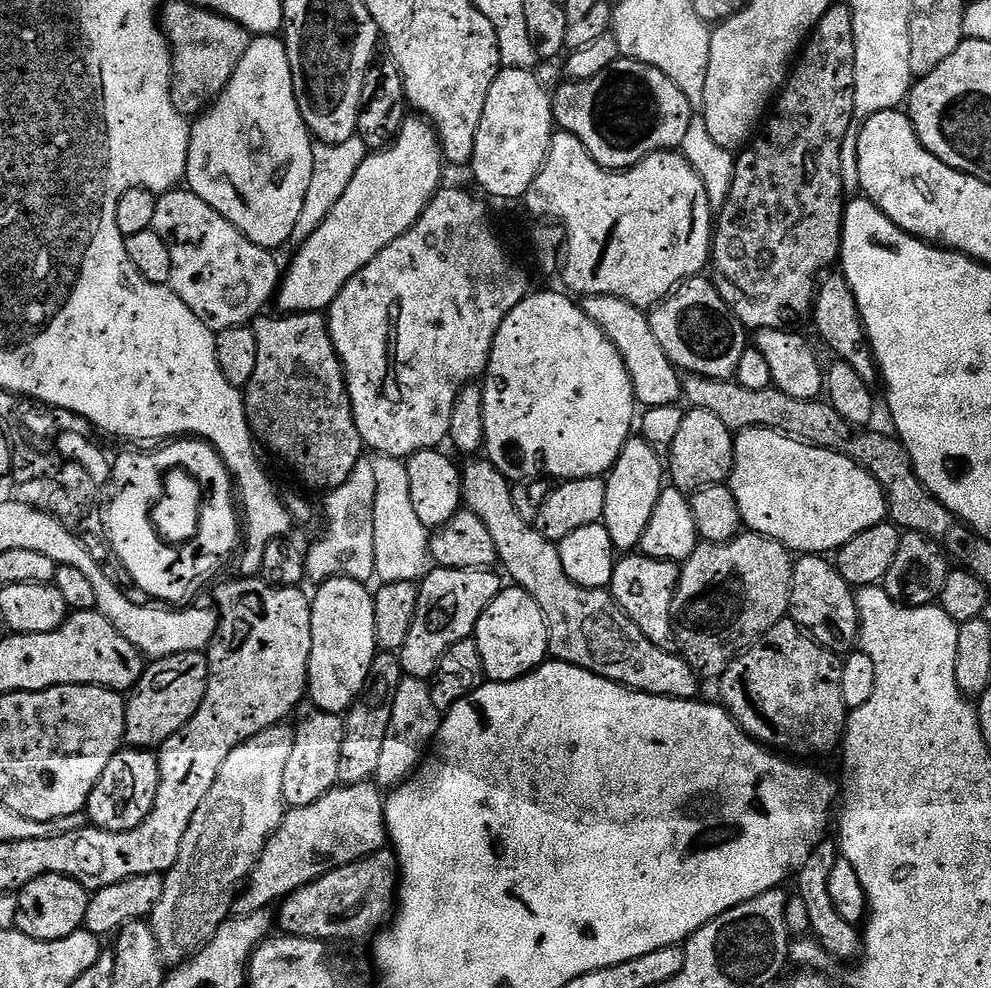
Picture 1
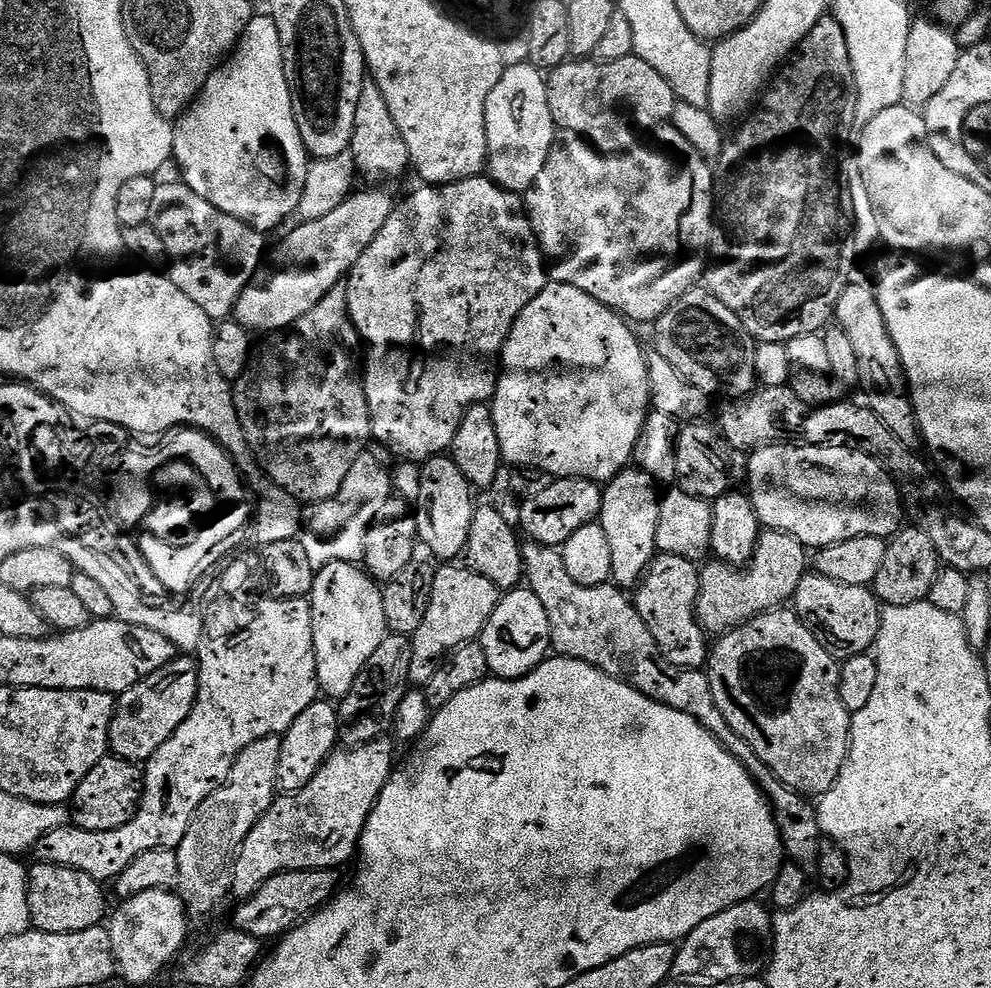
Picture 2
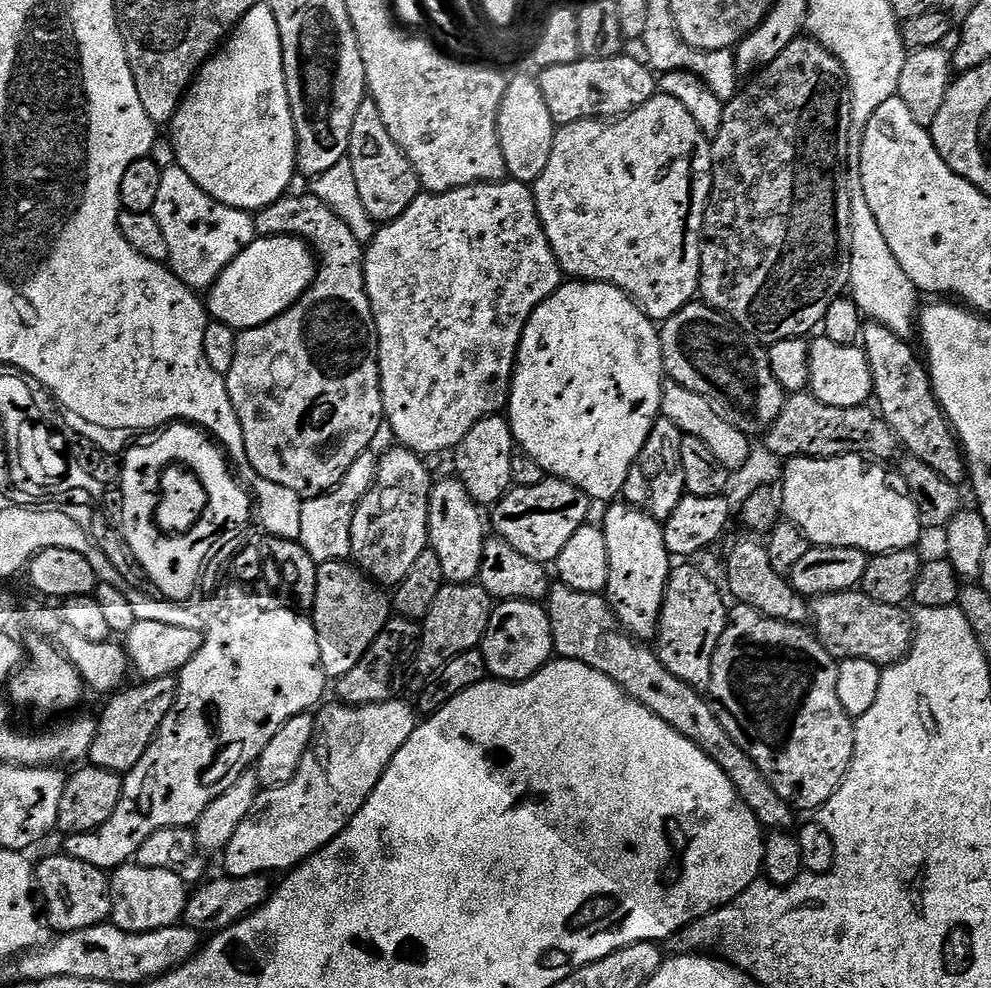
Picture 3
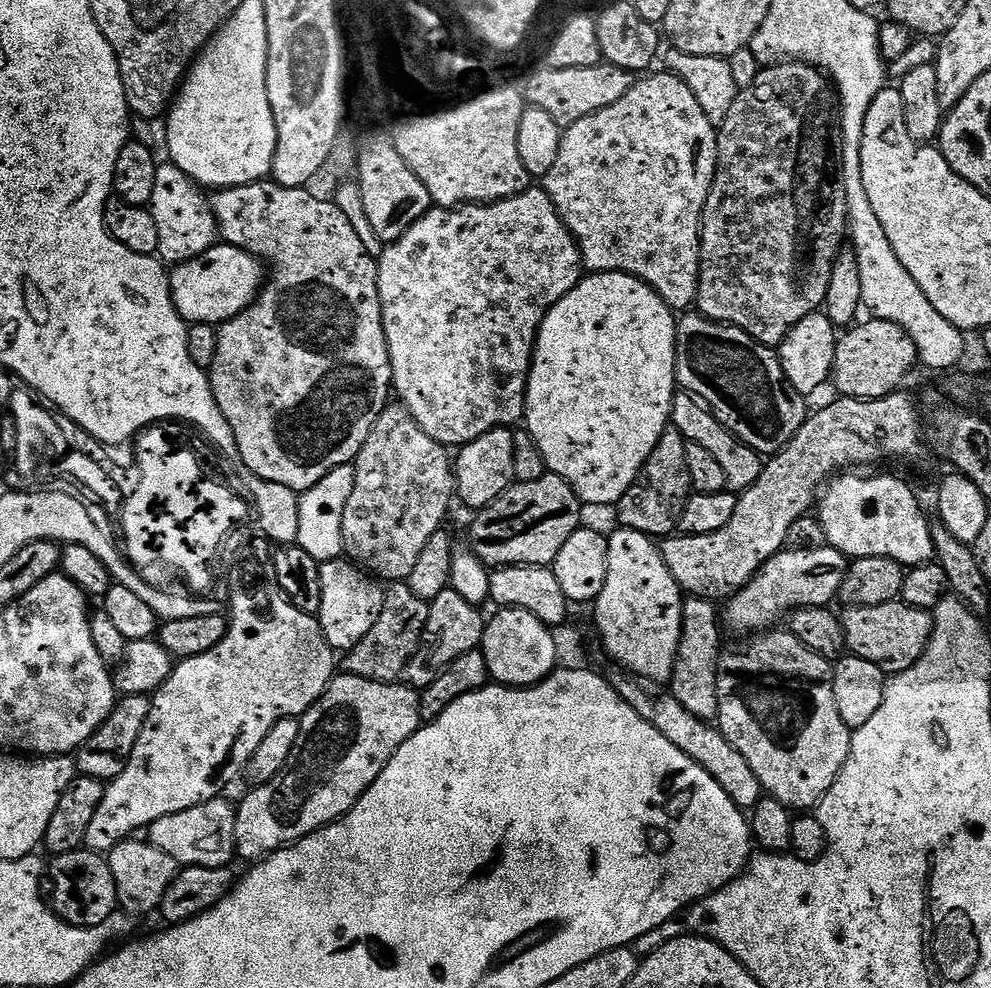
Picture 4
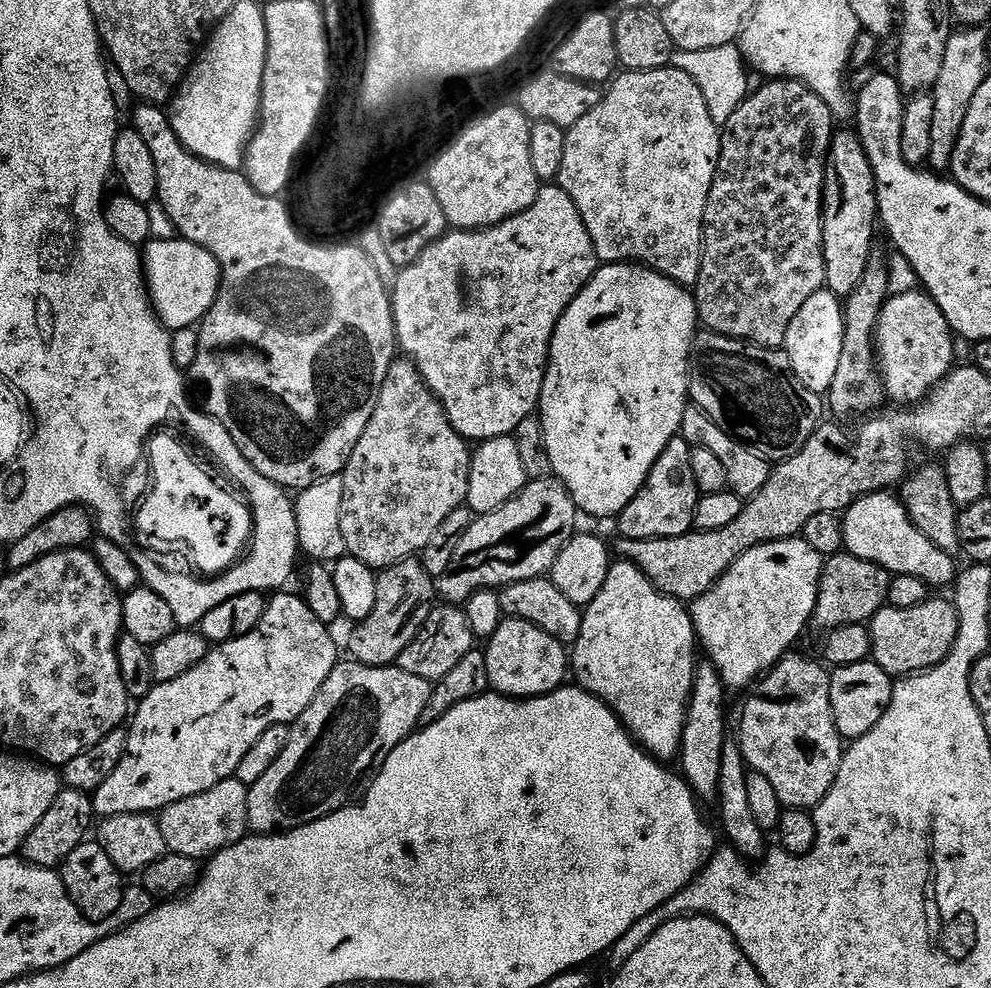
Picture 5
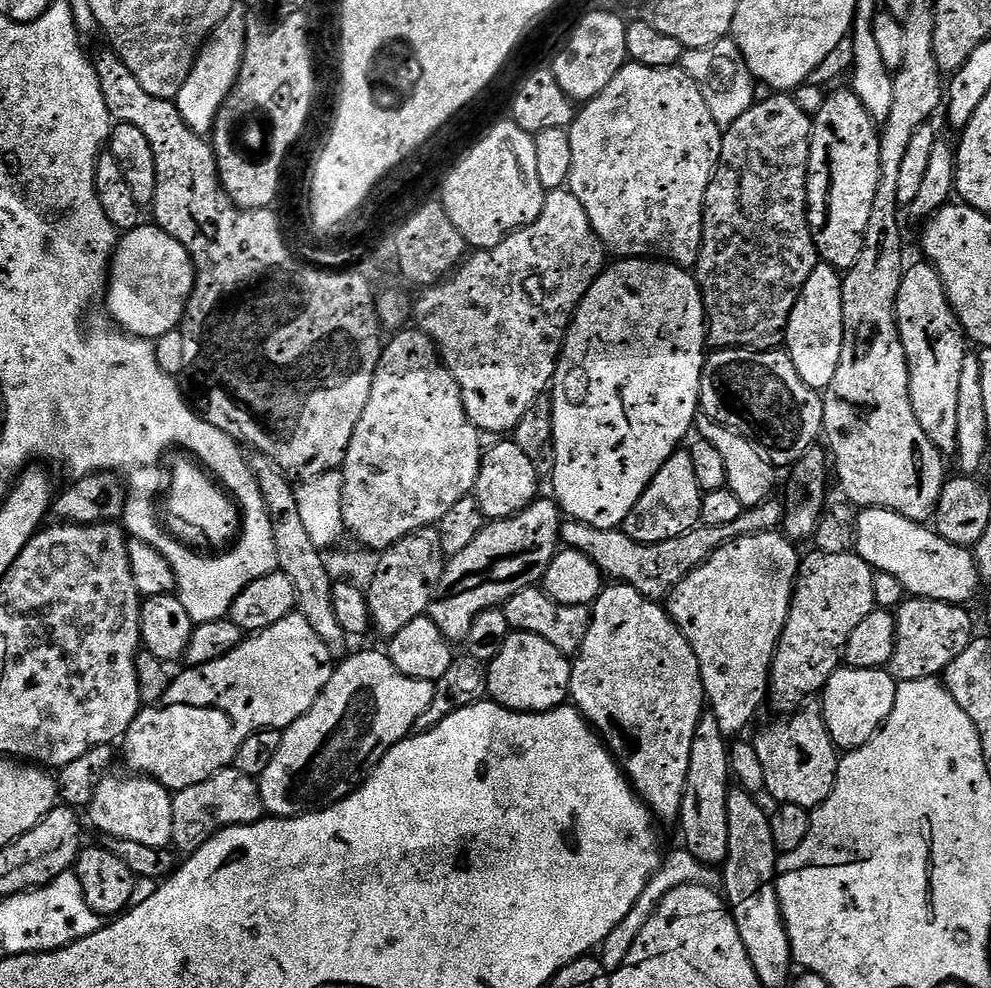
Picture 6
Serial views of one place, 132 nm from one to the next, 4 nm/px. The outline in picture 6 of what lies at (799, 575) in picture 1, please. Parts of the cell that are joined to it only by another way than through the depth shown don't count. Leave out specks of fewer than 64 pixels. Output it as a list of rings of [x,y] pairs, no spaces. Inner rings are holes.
[[[921,596],[905,599],[895,609],[896,641],[887,672],[898,682],[918,682],[939,677],[970,646],[974,638],[972,616],[963,604],[927,600]]]

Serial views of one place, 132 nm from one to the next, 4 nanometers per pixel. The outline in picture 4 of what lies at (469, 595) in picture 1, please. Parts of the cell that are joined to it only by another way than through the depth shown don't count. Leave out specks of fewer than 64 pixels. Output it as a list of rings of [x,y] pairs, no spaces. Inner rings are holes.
[[[449,586],[438,598],[434,598],[428,605],[430,618],[426,622],[426,630],[414,658],[406,666],[403,679],[411,687],[423,690],[438,678],[454,662],[454,658],[462,658],[462,654],[470,654],[480,648],[484,637],[484,625],[486,616],[483,616],[481,609],[475,604],[466,602],[462,594],[458,594]]]

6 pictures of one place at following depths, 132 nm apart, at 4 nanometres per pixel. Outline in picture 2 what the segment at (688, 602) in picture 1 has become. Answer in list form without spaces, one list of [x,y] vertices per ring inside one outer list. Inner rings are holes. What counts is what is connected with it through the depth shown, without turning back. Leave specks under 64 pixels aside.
[[[773,528],[761,531],[752,559],[746,566],[724,564],[713,559],[700,568],[696,617],[705,633],[723,634],[740,624],[787,605],[798,582],[810,568],[810,552],[798,538]]]

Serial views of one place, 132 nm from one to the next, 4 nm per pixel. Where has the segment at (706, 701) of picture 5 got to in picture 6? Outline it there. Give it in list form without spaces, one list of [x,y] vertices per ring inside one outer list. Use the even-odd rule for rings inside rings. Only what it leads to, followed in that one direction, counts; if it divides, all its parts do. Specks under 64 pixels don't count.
[[[705,711],[698,722],[698,728],[694,730],[694,742],[690,746],[690,770],[686,774],[686,786],[680,807],[678,827],[680,827],[681,834],[684,835],[683,847],[687,848],[690,854],[694,854],[694,858],[700,864],[709,866],[723,865],[730,839],[726,827],[726,798],[730,787],[729,747],[729,741],[718,726],[718,718],[712,711]]]

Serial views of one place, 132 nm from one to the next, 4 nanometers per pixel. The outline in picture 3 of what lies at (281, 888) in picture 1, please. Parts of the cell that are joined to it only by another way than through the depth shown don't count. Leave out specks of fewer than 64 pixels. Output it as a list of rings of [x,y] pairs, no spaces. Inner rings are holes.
[[[400,699],[377,704],[325,703],[315,713],[314,738],[298,774],[286,786],[263,789],[224,847],[222,859],[229,877],[287,873],[346,830],[350,818],[362,810],[374,786],[378,786],[394,754],[414,734],[418,713],[409,701],[407,704]]]

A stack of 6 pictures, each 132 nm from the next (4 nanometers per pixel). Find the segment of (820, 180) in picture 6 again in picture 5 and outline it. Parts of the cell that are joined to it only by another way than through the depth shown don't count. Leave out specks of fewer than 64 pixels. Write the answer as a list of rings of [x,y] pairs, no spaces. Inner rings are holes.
[[[837,131],[828,147],[828,165],[824,171],[824,261],[826,262],[827,291],[835,296],[847,298],[862,282],[866,266],[873,259],[872,239],[878,232],[878,213],[876,211],[876,183],[866,150],[860,144],[855,131]]]

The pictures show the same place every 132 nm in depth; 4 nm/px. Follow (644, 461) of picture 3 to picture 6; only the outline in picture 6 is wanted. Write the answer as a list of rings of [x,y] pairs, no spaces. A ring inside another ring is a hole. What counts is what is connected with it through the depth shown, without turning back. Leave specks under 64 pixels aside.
[[[678,450],[654,474],[652,481],[624,519],[622,531],[634,538],[634,542],[643,544],[657,544],[678,538],[678,534],[686,534],[700,524],[703,497],[698,478],[694,475],[694,464],[690,462],[690,454],[687,450]]]

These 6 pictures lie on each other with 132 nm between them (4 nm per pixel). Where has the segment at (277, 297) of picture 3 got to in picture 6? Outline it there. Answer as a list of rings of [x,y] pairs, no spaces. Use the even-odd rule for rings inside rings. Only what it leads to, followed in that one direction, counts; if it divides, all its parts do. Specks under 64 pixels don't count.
[[[152,222],[141,223],[140,227],[125,232],[119,237],[116,250],[112,253],[112,266],[108,273],[108,287],[106,289],[106,301],[108,300],[107,315],[124,331],[129,332],[131,336],[140,336],[143,340],[155,341],[162,334],[170,334],[179,329],[183,319],[184,311],[188,309],[188,300],[192,297],[192,291],[196,285],[196,265],[192,262],[192,255],[186,250],[186,246],[182,246],[182,242],[178,242],[174,238],[170,238],[170,234],[166,234]]]

